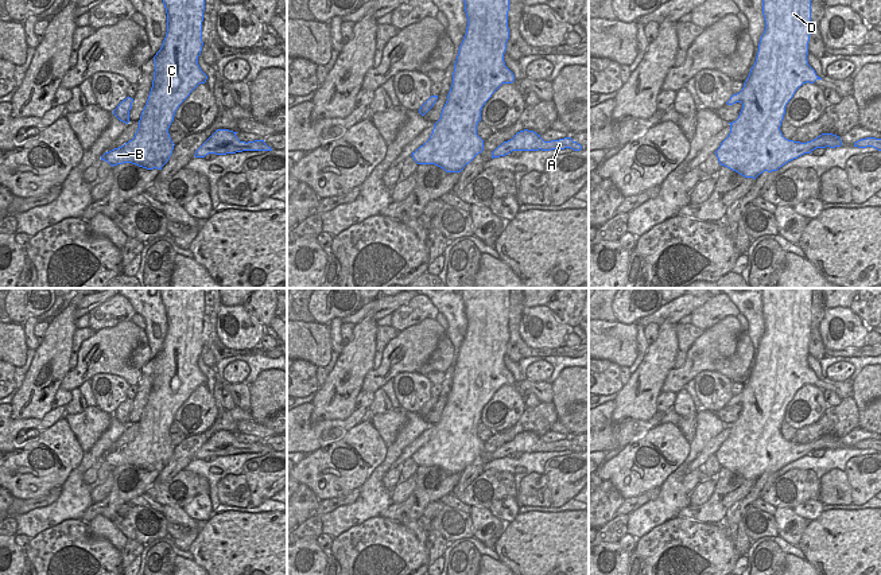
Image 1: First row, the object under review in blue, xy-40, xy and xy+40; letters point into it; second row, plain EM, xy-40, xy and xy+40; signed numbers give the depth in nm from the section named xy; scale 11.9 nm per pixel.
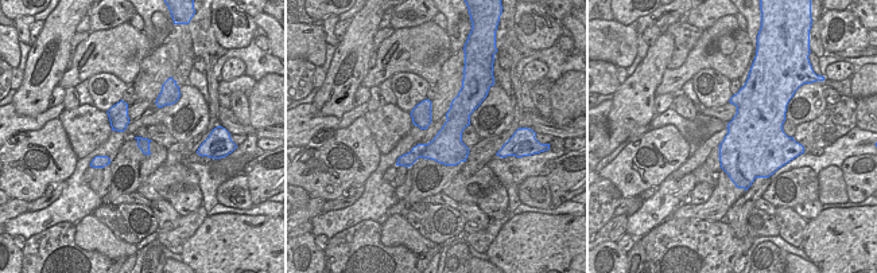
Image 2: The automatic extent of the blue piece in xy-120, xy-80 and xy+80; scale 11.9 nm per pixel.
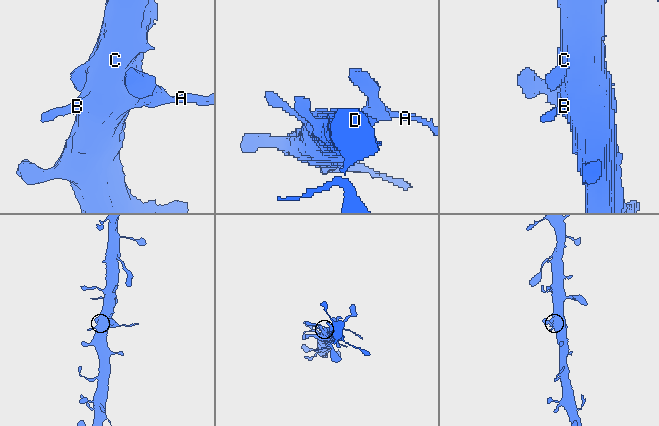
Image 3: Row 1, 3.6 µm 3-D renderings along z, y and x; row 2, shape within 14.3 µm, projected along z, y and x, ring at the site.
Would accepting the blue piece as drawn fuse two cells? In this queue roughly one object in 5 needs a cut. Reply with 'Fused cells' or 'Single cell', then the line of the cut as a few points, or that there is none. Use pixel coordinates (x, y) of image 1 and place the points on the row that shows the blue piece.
Single cell. No split.

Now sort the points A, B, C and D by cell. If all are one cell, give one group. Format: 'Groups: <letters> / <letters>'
Groups: A B C D.

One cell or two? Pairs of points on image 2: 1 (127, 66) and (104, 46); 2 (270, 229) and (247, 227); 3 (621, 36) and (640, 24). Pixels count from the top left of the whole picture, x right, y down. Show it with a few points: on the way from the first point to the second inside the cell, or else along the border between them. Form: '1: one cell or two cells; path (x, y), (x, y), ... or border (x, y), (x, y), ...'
1: one cell; path (121, 61), (109, 51)
2: one cell; path (264, 229), (252, 229)
3: two cells; border (632, 24), (637, 34)

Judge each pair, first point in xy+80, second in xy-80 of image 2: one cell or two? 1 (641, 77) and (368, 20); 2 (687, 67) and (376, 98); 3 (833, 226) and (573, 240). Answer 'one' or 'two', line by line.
1: one
2: two
3: one

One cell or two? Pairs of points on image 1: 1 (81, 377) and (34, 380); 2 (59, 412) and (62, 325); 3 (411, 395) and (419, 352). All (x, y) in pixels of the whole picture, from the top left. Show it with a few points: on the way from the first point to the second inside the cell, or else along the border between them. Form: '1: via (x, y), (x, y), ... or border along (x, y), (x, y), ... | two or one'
1: border along (69, 369), (58, 387) | two
2: border along (51, 408), (41, 418), (22, 419) | two
3: border along (418, 372), (399, 372), (392, 379) | two

